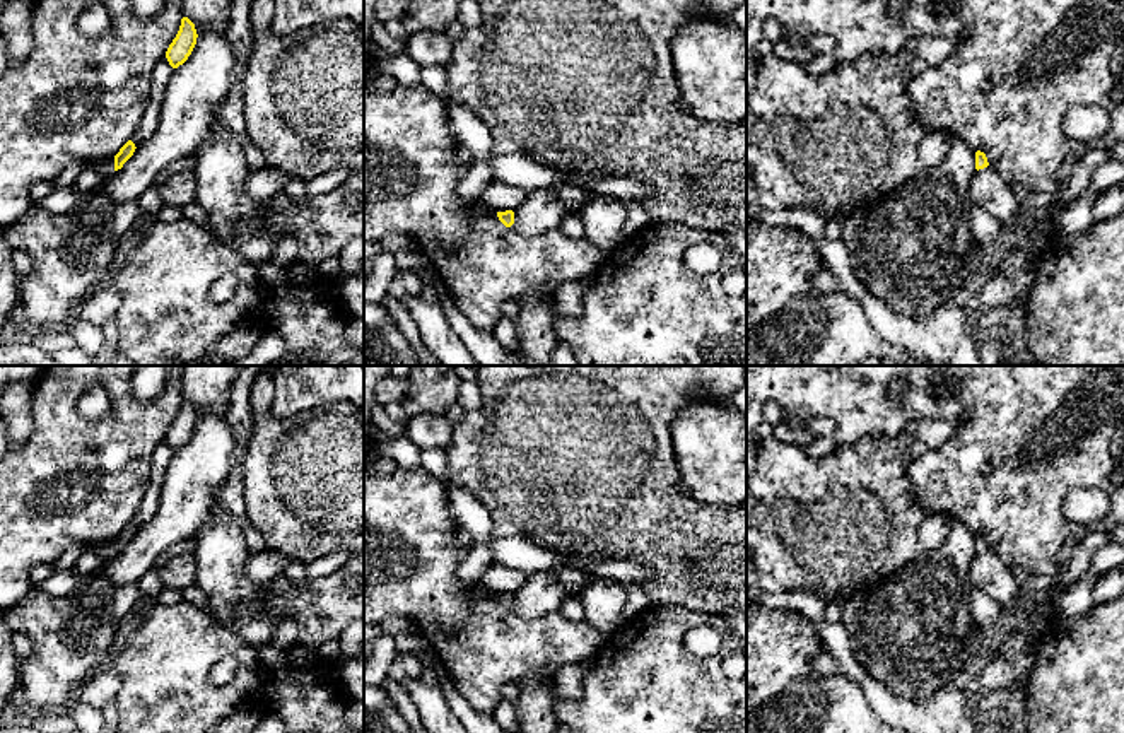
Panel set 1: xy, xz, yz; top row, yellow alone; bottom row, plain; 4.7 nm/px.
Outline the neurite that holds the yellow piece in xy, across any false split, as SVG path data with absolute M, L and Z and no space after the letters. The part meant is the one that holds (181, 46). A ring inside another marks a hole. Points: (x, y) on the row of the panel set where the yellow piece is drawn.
M183 17L178 34L166 51L166 58L173 68L178 68L188 60L196 44L196 38L195 24L188 17Z

